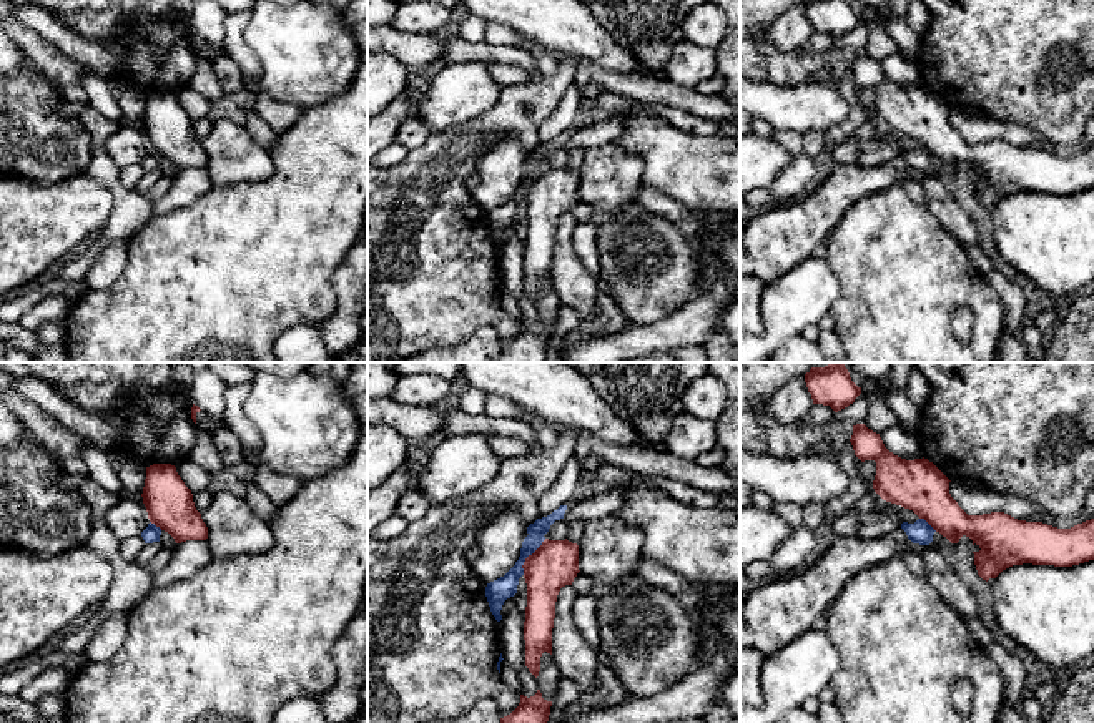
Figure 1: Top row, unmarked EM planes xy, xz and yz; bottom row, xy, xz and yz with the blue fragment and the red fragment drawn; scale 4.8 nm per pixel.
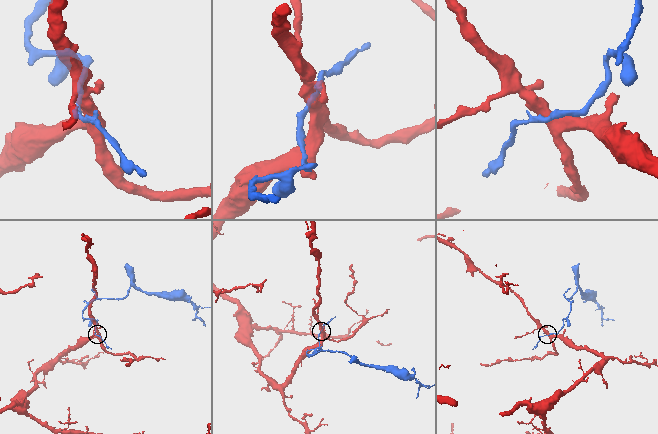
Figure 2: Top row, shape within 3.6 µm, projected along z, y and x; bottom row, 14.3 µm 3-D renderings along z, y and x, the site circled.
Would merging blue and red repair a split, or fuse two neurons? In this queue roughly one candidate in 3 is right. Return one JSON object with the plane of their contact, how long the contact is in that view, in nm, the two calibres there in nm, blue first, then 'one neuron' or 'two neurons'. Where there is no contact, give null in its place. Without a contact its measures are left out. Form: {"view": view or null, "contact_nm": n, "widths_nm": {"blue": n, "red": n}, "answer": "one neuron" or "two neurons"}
{"view": "xz", "contact_nm": 200, "widths_nm": {"blue": 110, "red": 220}, "answer": "two neurons"}

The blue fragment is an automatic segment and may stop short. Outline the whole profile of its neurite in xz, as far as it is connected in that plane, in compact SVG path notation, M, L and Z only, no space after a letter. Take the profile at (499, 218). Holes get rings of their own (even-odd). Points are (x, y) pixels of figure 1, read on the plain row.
M560 133L550 143L537 146L534 151L527 155L527 165L522 170L520 184L515 193L500 206L487 211L485 224L490 234L492 243L497 249L502 248L500 238L507 226L517 221L519 206L524 203L524 189L529 183L532 183L545 168L545 161L555 148L564 146L567 133Z

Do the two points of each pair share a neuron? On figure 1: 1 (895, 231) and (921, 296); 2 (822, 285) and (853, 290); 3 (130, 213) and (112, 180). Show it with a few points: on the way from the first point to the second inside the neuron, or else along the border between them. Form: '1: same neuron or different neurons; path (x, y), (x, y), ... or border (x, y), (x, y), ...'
1: same neuron; path (895, 248), (895, 263), (905, 280)
2: different neurons; border (825, 258), (840, 286), (840, 295), (830, 311)
3: same neuron; path (128, 205), (117, 188)

